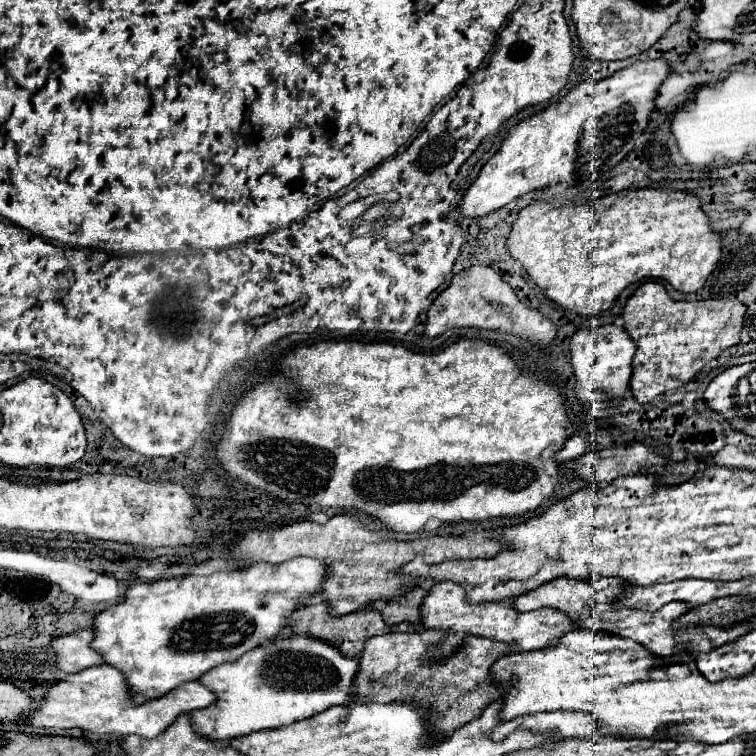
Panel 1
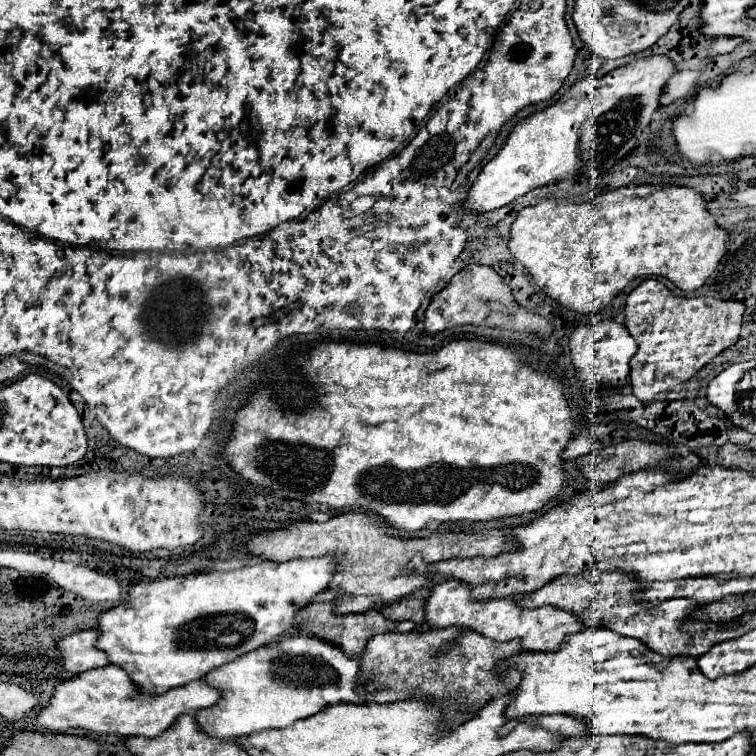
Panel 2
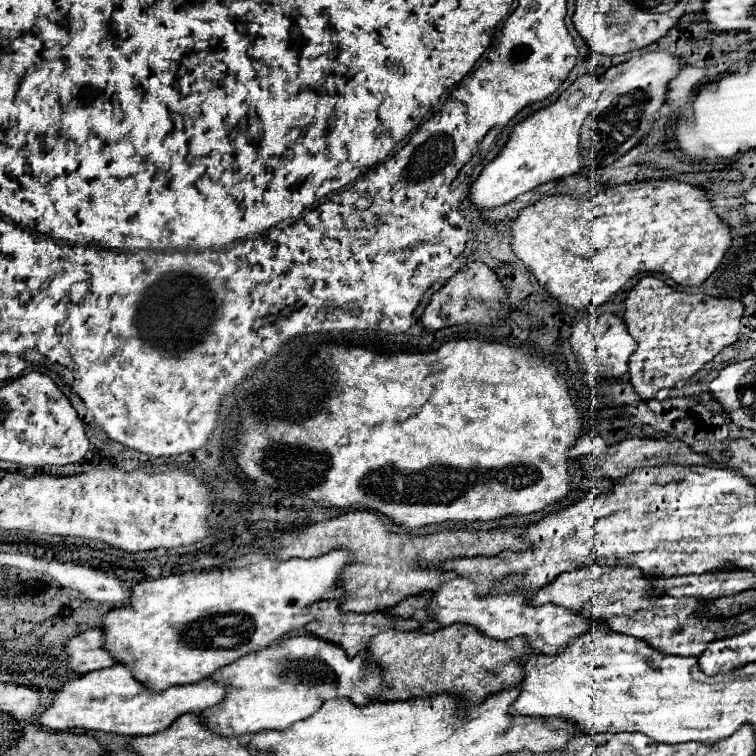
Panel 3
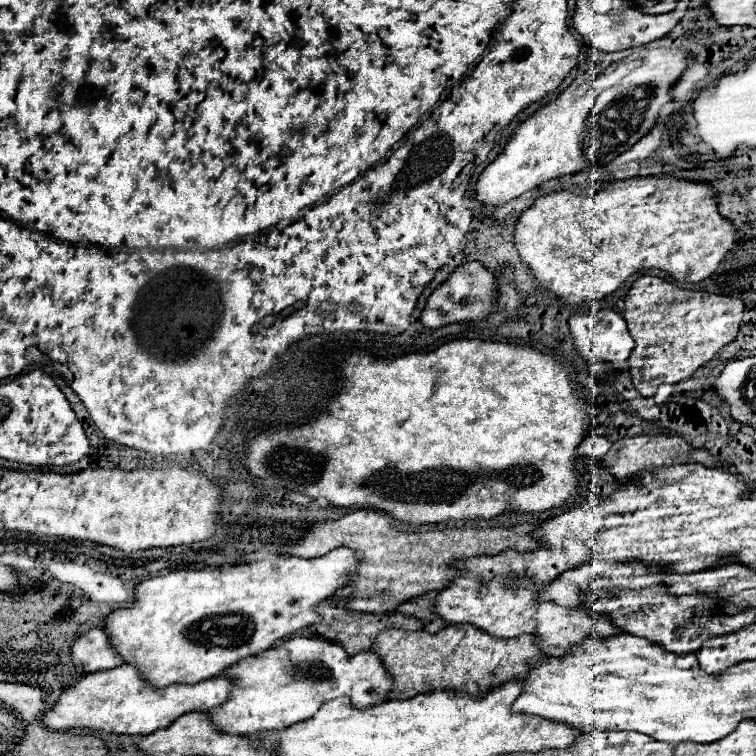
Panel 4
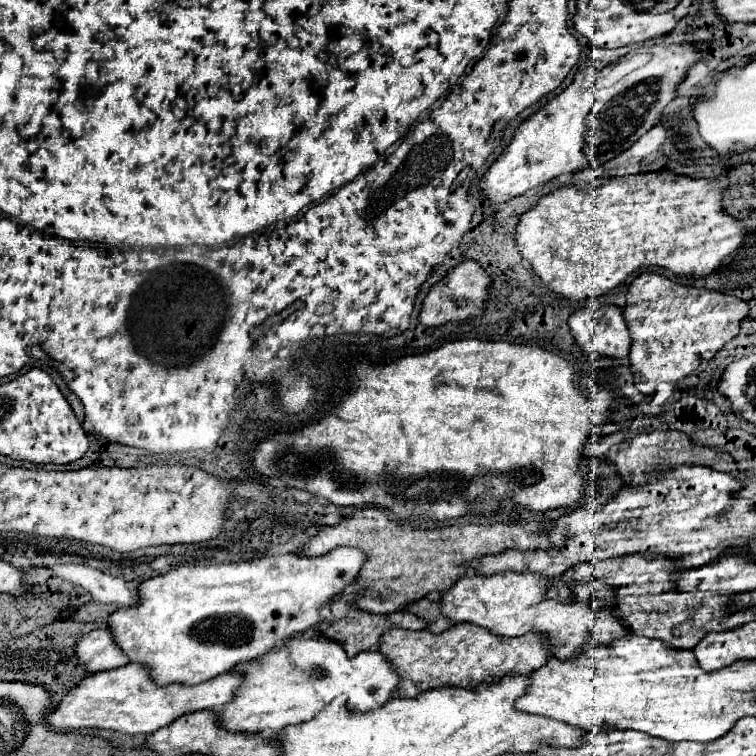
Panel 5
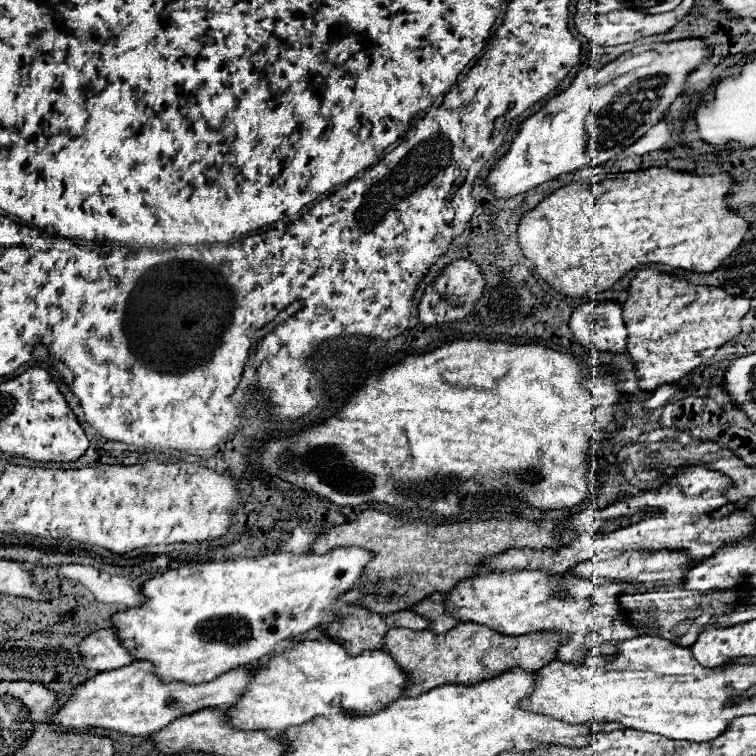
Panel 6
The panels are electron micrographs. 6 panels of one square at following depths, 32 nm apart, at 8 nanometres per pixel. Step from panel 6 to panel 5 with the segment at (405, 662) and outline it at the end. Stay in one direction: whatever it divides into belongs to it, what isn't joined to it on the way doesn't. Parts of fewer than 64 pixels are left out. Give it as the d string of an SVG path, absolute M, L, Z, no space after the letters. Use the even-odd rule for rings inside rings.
M454 624L440 634L432 634L428 630L402 630L392 628L380 636L378 652L386 656L386 660L396 670L398 682L398 698L414 698L420 692L442 688L442 686L462 686L476 688L478 684L498 682L504 676L520 674L528 676L532 670L546 664L550 656L544 646L542 634L522 634L516 638L492 636L486 628L476 624Z

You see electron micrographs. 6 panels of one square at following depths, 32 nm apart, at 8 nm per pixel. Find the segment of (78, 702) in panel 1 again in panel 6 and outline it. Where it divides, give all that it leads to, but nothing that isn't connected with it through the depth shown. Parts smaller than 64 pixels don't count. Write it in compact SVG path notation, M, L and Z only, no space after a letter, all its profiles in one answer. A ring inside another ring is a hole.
M134 662L130 666L110 670L110 672L98 672L94 678L88 678L82 686L74 690L74 694L62 704L62 708L52 716L50 722L56 726L62 726L64 730L86 730L86 728L110 728L118 730L122 734L130 736L150 736L158 732L160 728L166 728L170 722L174 722L180 716L198 712L202 708L226 708L238 700L238 696L244 692L246 684L250 680L250 666L240 666L236 670L230 670L210 682L204 684L186 684L186 682L160 682L154 674L154 666L150 662Z

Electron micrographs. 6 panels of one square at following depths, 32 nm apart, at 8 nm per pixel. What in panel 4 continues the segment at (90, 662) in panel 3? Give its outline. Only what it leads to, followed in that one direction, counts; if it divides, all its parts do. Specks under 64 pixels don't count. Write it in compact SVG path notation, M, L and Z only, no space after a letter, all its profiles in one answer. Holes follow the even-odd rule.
M102 628L88 630L86 634L78 636L72 646L72 662L80 672L98 672L120 666L124 660L110 648L108 636Z

